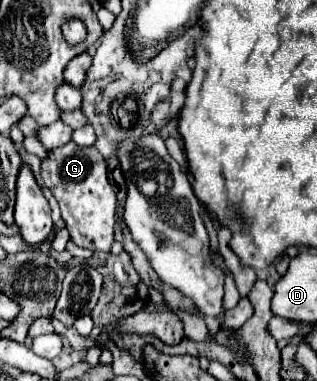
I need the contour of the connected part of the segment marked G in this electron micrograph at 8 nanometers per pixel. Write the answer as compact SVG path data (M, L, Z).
M67 142L61 148L49 150L47 158L41 160L41 178L61 206L61 218L67 224L71 242L81 248L109 252L115 240L113 226L117 196L107 180L105 158L97 152L97 148L81 148L75 142Z

